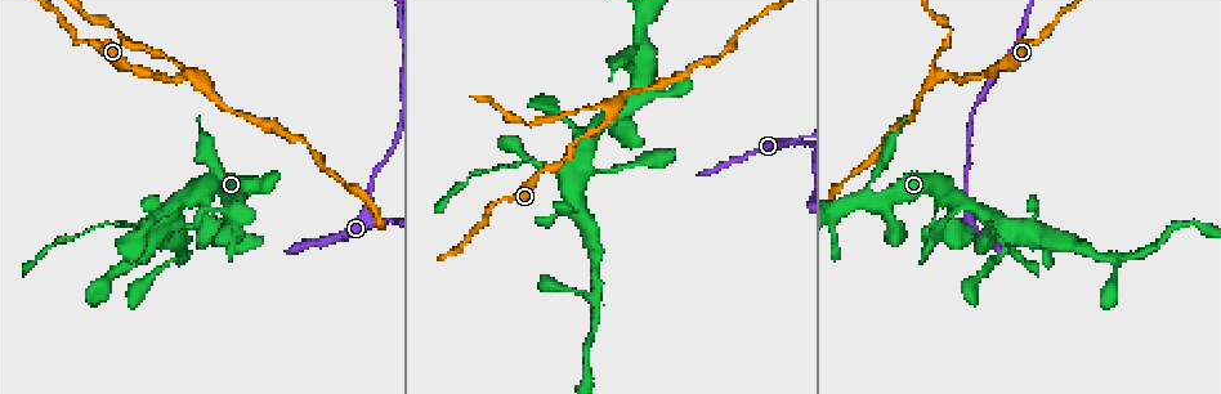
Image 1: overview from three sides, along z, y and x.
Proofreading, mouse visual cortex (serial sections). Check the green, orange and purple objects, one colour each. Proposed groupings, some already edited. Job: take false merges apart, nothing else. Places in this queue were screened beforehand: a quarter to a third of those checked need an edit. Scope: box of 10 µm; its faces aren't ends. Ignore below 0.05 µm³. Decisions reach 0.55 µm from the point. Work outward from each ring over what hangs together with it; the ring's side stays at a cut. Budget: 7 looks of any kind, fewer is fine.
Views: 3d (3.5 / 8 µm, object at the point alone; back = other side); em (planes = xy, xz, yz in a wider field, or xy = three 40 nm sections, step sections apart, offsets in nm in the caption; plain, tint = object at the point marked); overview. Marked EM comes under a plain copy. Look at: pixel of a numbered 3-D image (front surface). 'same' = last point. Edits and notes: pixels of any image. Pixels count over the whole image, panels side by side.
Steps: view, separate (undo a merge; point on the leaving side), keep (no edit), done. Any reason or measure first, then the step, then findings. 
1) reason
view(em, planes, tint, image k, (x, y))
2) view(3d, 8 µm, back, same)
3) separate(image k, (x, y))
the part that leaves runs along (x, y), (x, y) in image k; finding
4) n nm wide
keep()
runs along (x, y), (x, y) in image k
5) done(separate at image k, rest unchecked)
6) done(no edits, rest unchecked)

side arm on a straight run
view(3d, 8 µm, image 1, (599, 293))

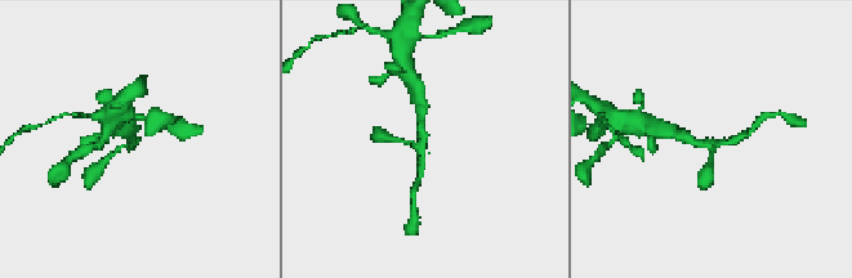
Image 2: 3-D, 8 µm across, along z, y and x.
3 arms; arms of 150, 200, 200 nm; need the tissue
view(em, planes, tint, same)

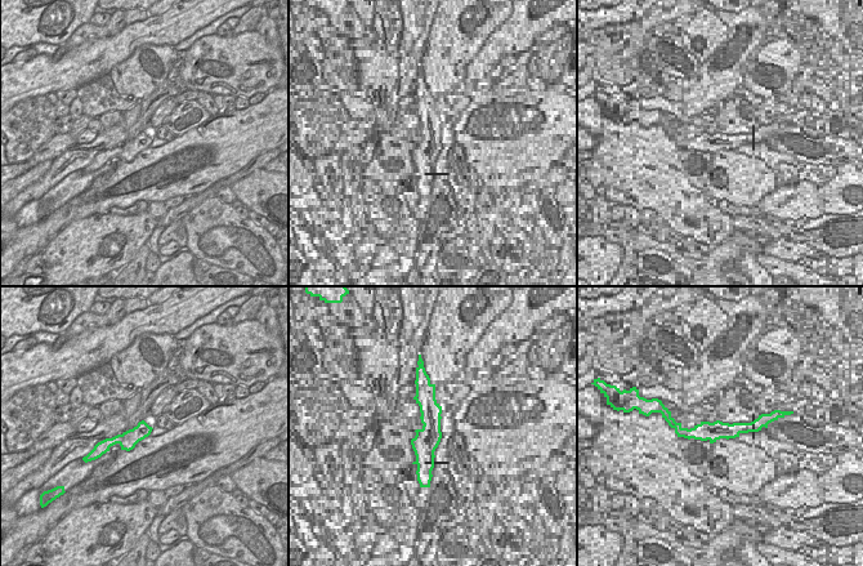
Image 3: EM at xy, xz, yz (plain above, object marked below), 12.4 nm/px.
keep()
runs along (681, 137), (712, 144), (750, 131) in image 2; one cell here

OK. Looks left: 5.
view(3d, 8 µm, image 1, (539, 162))

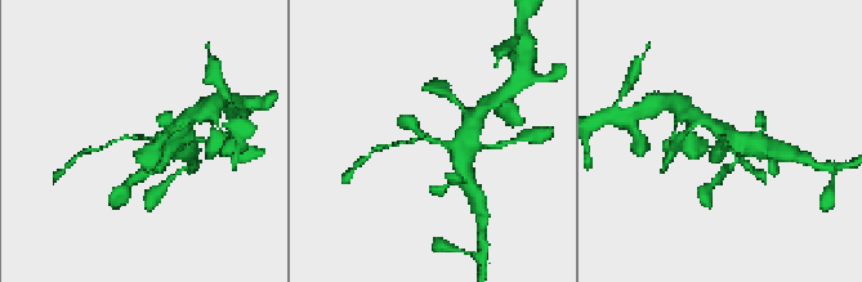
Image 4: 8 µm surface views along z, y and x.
arms of 150, 500 nm
view(em, planes, tint, same)

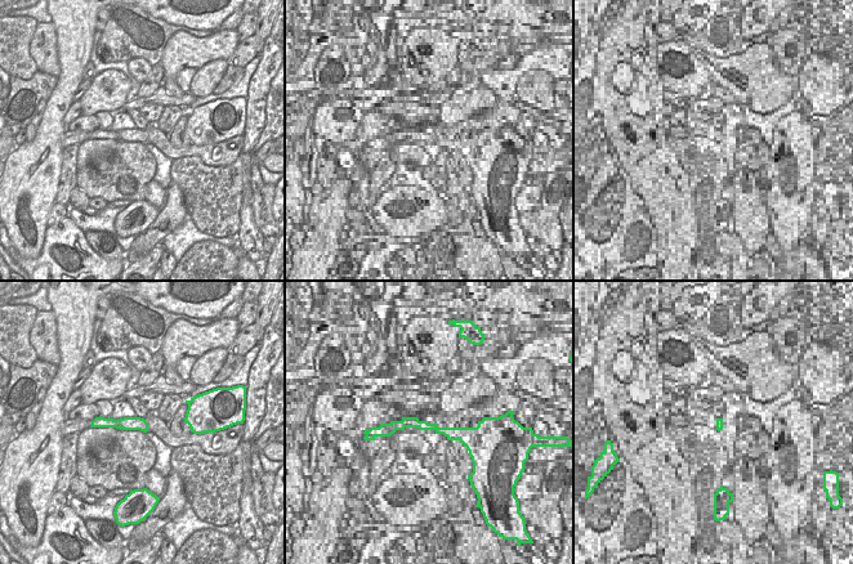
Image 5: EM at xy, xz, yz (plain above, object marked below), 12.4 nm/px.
separate(image 4, (409, 142))
the part that leaves runs along (430, 138), (380, 147) in image 4; a second cell is stuck on

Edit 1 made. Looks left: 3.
view(overview)

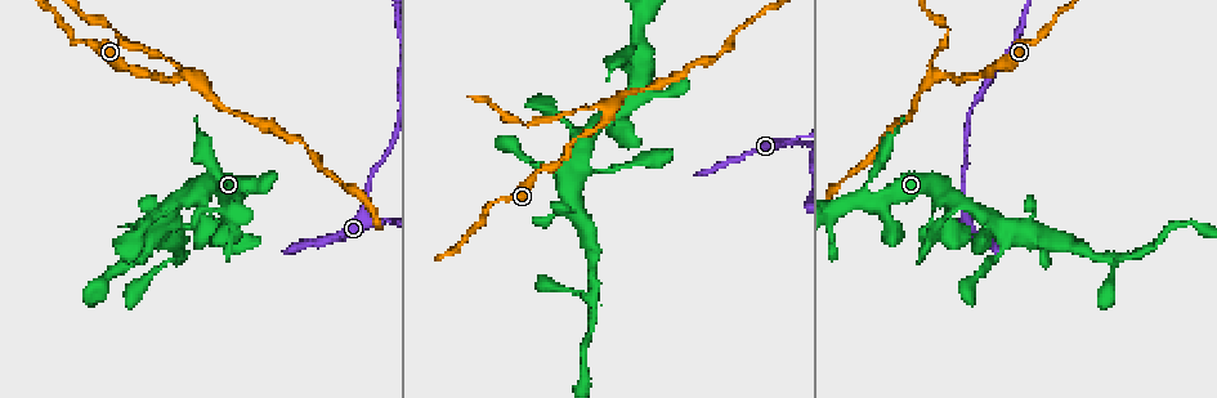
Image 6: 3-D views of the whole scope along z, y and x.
view(3d, 3.5 µm, image 6, (783, 139))

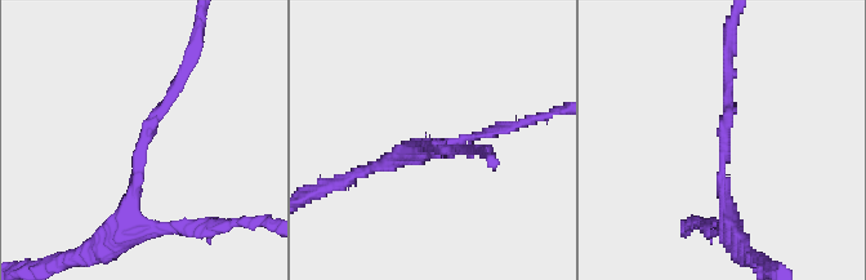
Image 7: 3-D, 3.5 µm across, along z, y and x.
need the tissue
view(em, xy, step 2, tint, image 7, (429, 144))

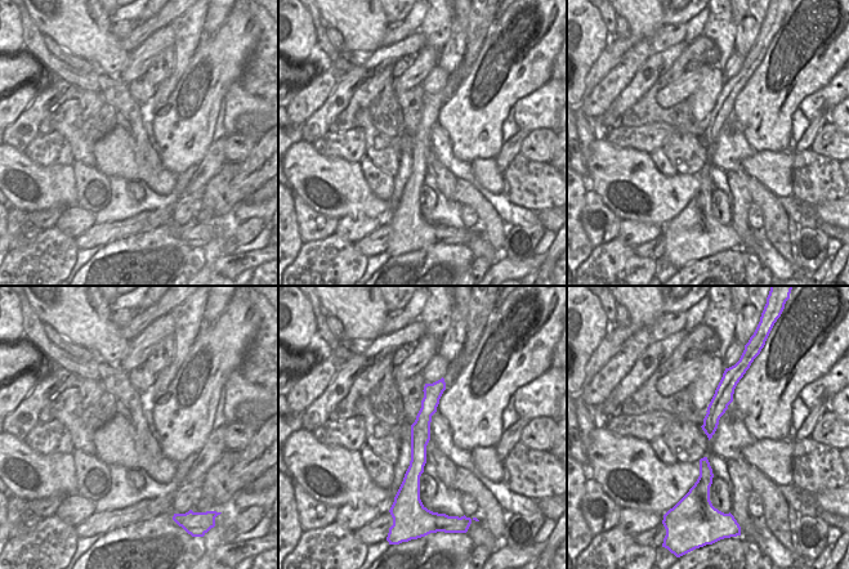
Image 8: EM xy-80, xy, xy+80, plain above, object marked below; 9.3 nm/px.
190 nm wide
keep()
runs along (112, 236), (175, 85) in image 7; all the same cell

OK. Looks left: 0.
done(separate at image 4, rest unchecked)

